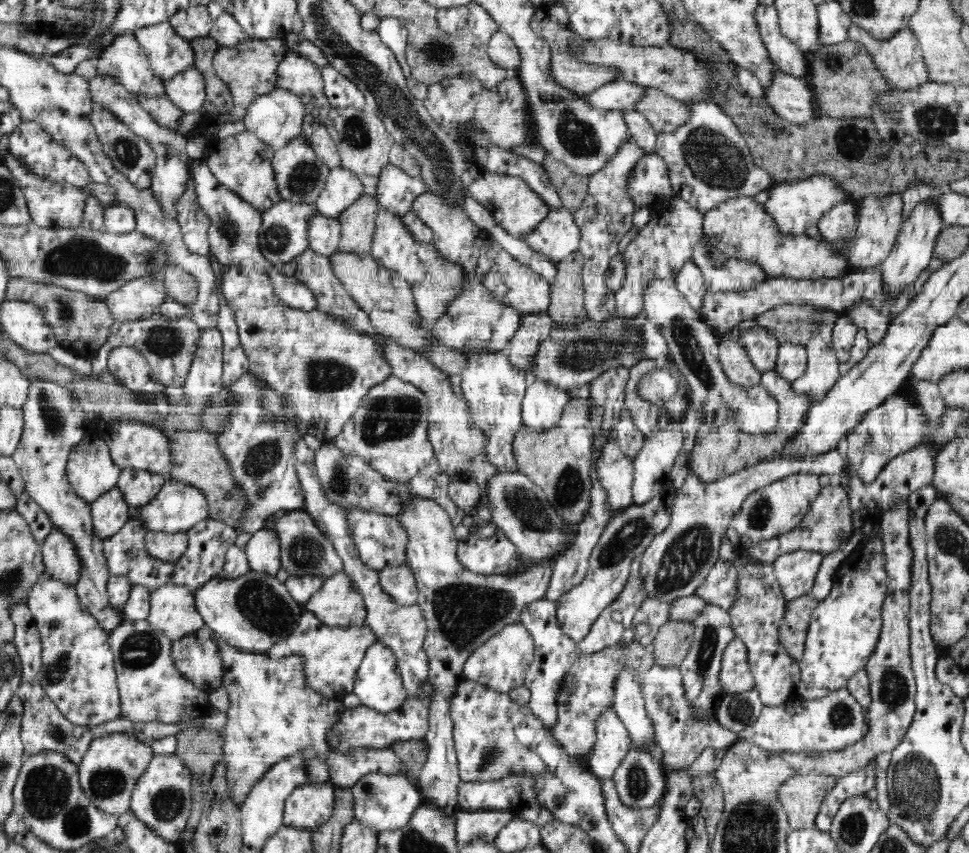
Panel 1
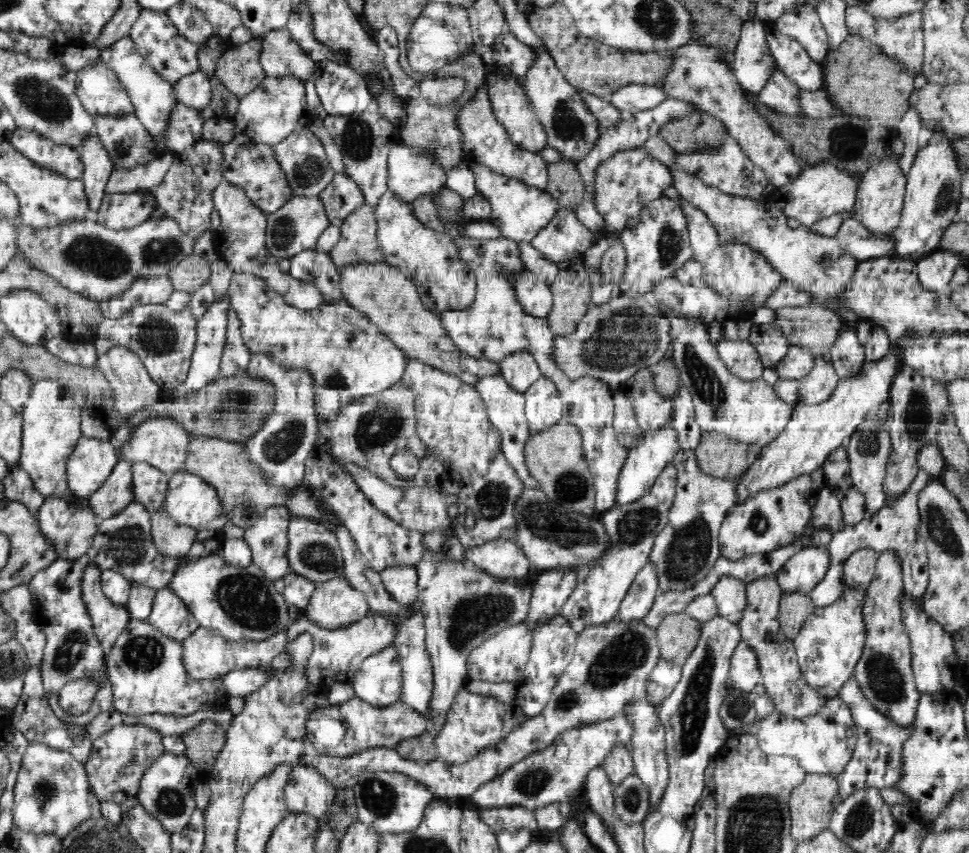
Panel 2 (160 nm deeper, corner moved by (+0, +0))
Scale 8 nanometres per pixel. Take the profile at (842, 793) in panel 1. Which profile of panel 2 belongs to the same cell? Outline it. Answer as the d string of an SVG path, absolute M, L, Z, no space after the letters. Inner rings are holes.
M853 676L842 685L838 695L846 701L846 704L849 704L857 728L857 739L850 762L835 777L838 783L838 796L832 800L834 808L857 790L870 787L890 788L890 786L894 787L894 784L898 784L899 777L902 776L902 744L914 730L913 725L899 728L886 718L886 715L882 715L865 697Z

